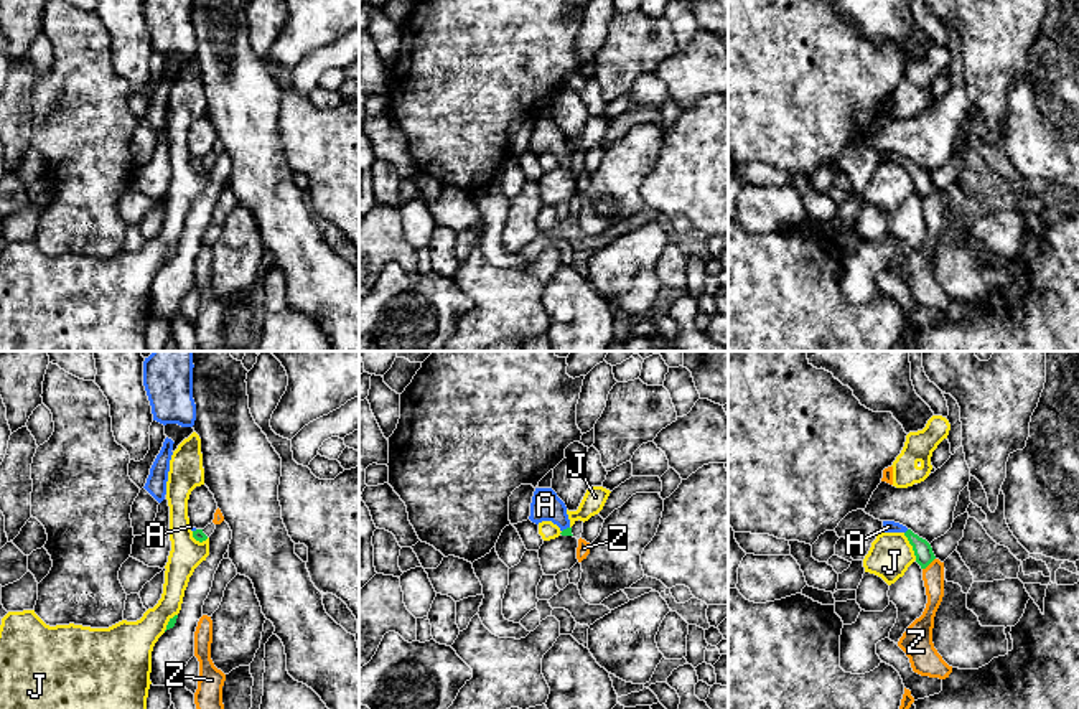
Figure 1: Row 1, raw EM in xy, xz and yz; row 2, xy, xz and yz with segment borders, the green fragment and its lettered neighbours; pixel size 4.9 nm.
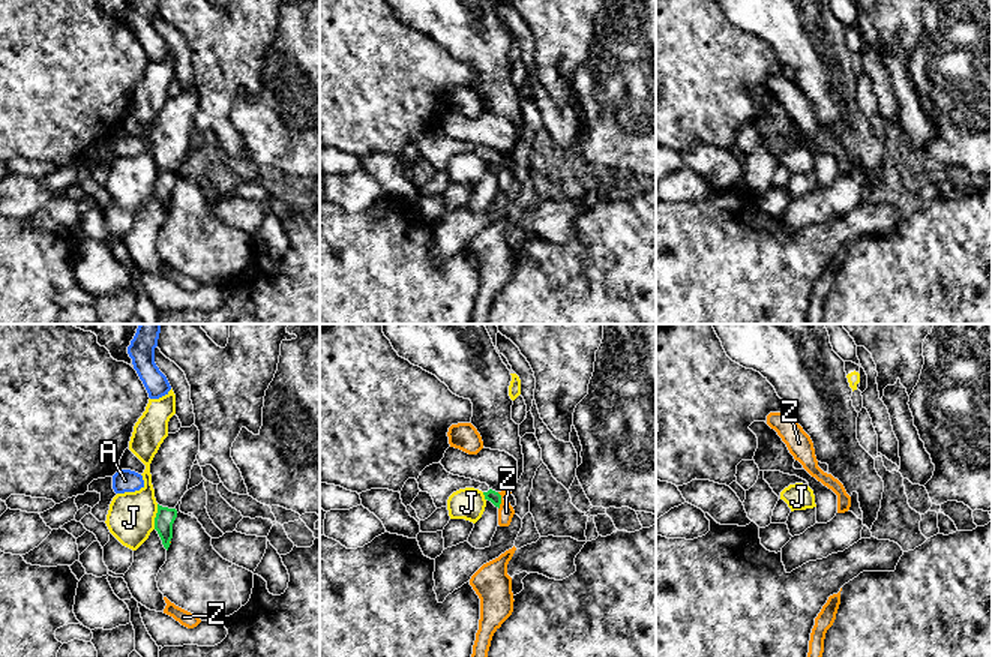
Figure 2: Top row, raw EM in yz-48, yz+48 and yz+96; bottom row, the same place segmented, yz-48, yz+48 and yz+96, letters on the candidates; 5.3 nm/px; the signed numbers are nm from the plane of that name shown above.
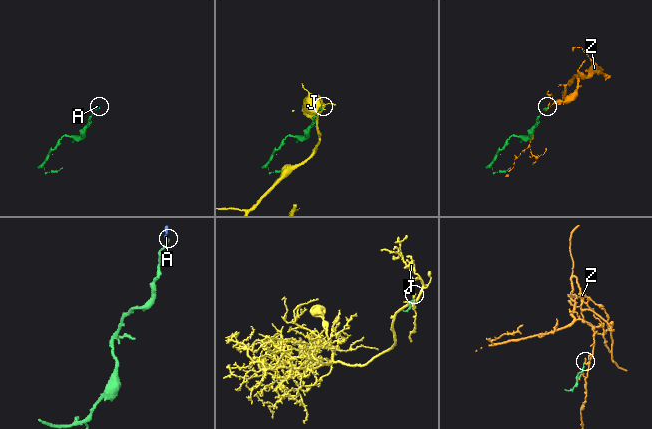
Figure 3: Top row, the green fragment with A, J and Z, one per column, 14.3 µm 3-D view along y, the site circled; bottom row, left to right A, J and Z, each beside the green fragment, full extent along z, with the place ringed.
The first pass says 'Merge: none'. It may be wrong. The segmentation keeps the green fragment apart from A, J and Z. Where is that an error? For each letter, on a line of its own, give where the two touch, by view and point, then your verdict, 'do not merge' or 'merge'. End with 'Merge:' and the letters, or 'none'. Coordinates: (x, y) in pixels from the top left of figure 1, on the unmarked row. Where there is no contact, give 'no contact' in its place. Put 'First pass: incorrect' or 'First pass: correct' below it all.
A: yz (906, 162) | merge
J: yz (911, 175) | do not merge
Z: yz (928, 195) | do not merge
Merge: A
First pass: incorrect

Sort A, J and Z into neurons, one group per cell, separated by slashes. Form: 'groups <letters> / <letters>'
groups A / J / Z

